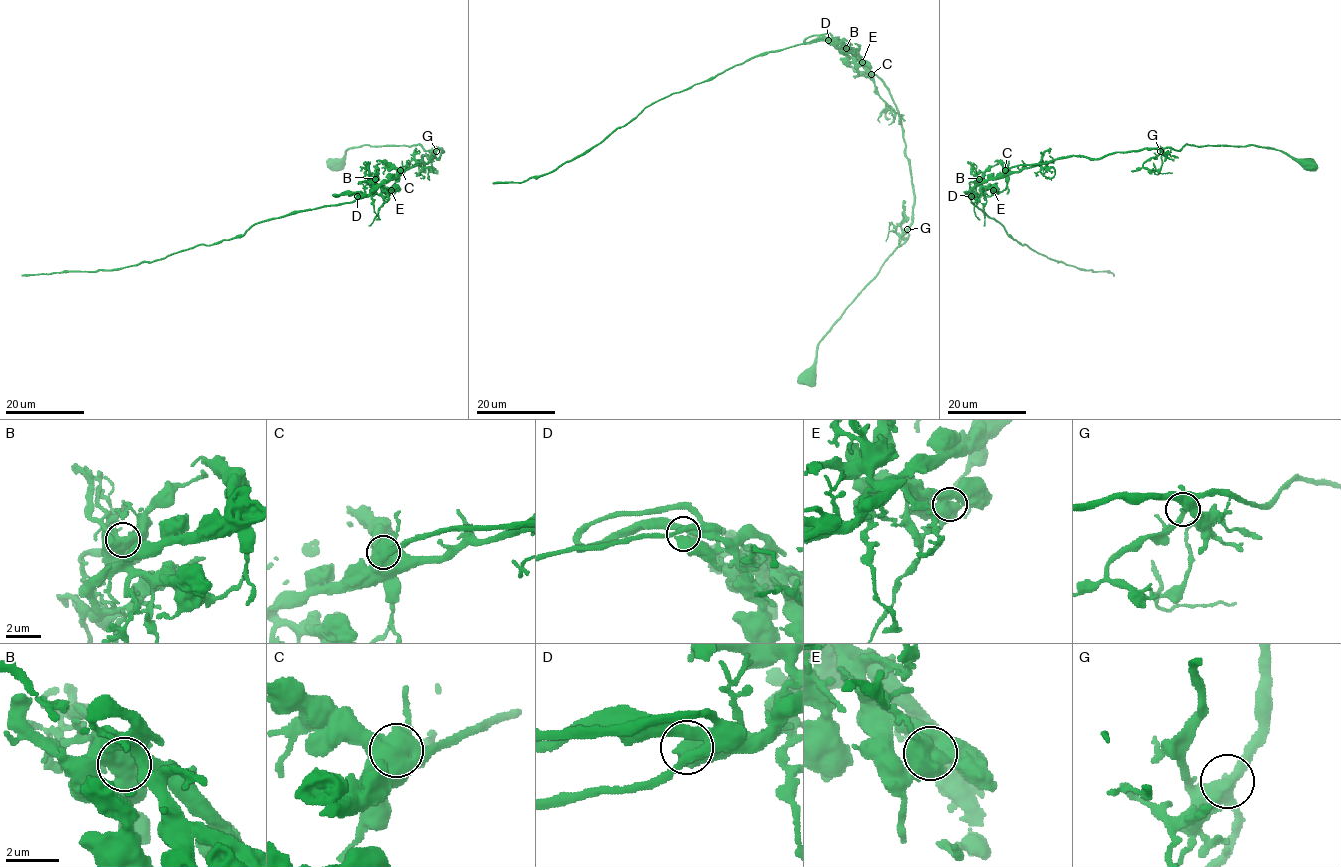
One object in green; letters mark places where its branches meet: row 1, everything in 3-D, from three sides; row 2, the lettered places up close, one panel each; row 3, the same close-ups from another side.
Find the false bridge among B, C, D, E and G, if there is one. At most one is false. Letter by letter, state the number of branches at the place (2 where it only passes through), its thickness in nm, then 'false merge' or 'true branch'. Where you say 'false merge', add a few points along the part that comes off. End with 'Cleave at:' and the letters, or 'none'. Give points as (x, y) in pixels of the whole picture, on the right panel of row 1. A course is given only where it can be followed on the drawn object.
B: branches 3; calibre 600 nm; true branch
C: branches 4; calibre 750 nm; true branch
D: branches 2; calibre 440 nm; true branch
E: branches 3; calibre 600 nm; true branch
G: branches 4; calibre 440 nm; true branch
Cleave at: none

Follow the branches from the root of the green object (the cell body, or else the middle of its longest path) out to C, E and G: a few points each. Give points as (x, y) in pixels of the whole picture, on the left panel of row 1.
C: (336, 164), (349, 148), (363, 145), (443, 150), (438, 159), (401, 170)
E: (336, 164), (349, 148), (363, 145), (443, 150), (380, 184), (391, 190)
G: (336, 164), (349, 148), (363, 145), (419, 144), (425, 150), (436, 147), (436, 151)

